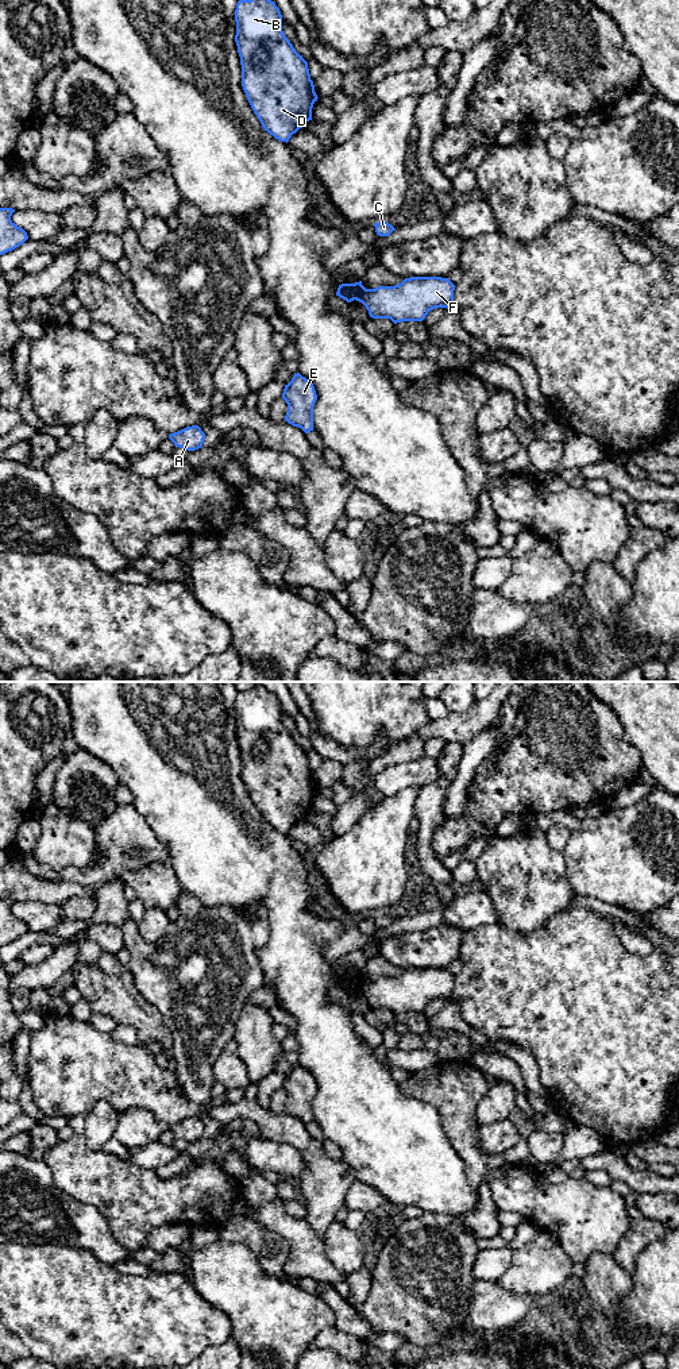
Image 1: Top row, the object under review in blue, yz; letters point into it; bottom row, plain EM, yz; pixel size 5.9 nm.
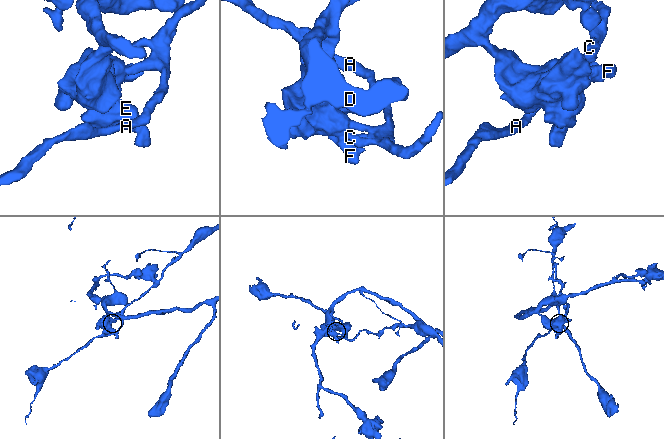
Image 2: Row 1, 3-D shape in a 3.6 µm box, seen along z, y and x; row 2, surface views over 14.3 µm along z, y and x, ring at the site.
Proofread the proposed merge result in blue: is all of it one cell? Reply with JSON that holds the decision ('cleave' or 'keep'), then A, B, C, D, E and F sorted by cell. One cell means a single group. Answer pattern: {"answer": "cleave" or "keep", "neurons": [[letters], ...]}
{"answer": "cleave", "neurons": [["A", "C"], ["B", "D", "E", "F"]]}

